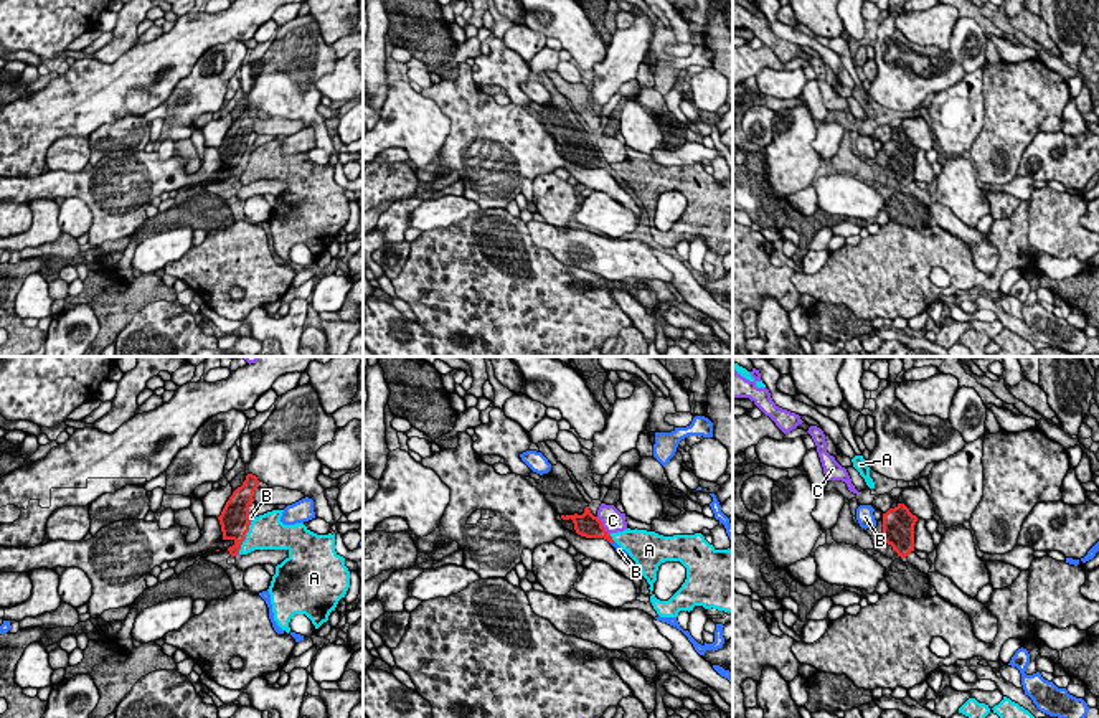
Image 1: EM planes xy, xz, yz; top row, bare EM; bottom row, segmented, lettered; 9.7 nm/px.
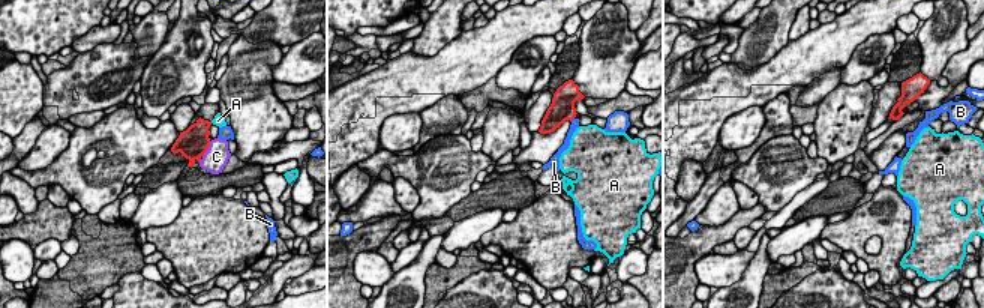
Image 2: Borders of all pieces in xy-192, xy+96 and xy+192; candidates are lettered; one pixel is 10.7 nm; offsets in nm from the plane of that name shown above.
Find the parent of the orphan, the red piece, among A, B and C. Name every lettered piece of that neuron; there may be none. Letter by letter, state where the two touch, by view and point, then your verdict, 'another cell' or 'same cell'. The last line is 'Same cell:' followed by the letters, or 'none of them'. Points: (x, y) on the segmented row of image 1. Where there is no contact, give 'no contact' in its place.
A: contact xy (245, 537); another cell
B: contact xy (248, 517); another cell
C: contact xz (603, 527); another cell
Same cell: none of them

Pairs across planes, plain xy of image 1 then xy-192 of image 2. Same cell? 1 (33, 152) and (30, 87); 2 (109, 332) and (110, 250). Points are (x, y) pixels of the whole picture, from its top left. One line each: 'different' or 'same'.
1: different
2: same

